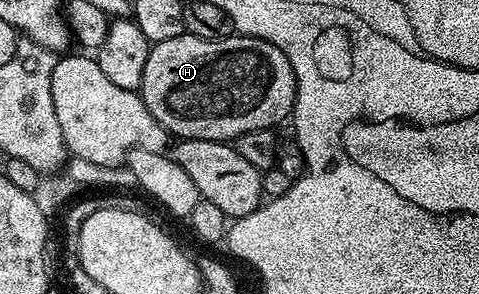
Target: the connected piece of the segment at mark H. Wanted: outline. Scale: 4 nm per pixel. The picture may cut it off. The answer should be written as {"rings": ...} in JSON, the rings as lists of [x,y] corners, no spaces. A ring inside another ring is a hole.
{"rings":[[[186,31],[182,36],[168,38],[168,42],[151,44],[148,63],[144,66],[144,78],[142,79],[140,95],[143,102],[148,106],[148,110],[156,118],[156,122],[164,125],[171,137],[183,140],[220,140],[223,142],[233,142],[237,140],[240,134],[248,134],[248,130],[277,129],[277,124],[285,116],[287,119],[293,113],[294,102],[298,99],[298,87],[296,86],[296,78],[294,77],[294,71],[288,62],[288,58],[279,48],[272,46],[272,42],[264,42],[260,38],[252,38],[251,36],[243,36],[241,34],[225,36],[219,40],[209,40],[208,38],[196,38],[190,32]]]}

